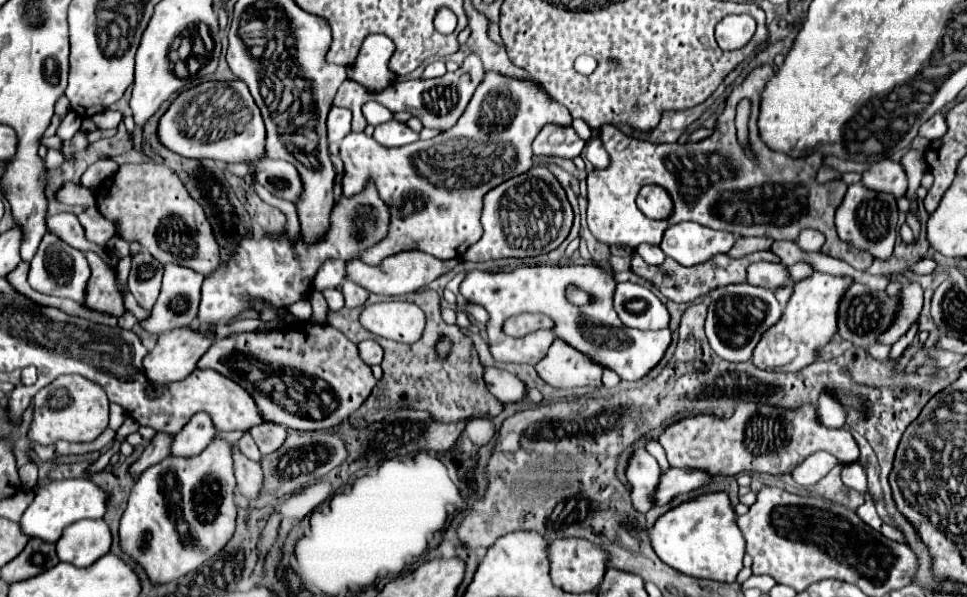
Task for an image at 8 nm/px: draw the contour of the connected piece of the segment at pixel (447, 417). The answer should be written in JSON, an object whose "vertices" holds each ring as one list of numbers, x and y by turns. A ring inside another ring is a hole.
{"vertices":[[431,289,425,291,415,291,411,295,404,295,400,300,415,303,425,311,427,323,421,339,417,343,405,345,397,341,387,341,377,335,369,335,375,339,383,349,385,349,385,361,381,363,383,367,383,377,373,389,367,405,362,406,359,413,353,413,349,421,355,427,363,427,380,420,386,416,388,410,376,409,419,409,419,411,429,411,435,421,441,423,453,423,469,417,495,417,503,411,503,403,489,393,483,381,483,371,485,367,481,365,477,351,473,347,473,341,461,331,459,325,447,325,441,321,441,309,439,309,439,295],[445,335,451,337,453,349,447,359,437,359,435,355,435,343,437,339]]}

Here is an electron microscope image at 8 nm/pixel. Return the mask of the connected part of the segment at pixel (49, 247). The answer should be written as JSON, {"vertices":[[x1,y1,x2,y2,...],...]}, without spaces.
{"vertices":[[47,231,47,235,43,237,37,255,31,261,31,269,29,269,29,285,45,295,57,295,57,297,67,297,73,301,83,301,85,297,85,285,89,279,89,265,87,259,81,251,69,247,65,241,57,239,57,235,53,235,51,231]]}

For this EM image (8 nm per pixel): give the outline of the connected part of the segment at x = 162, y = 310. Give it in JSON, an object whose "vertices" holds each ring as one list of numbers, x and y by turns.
{"vertices":[[165,265,165,275,163,275,163,287,161,287,161,295,157,299,157,305,153,307,151,315,145,321,139,321,139,325,147,331,147,333,165,333,165,331,173,331,177,327,187,327,195,321,197,317,197,309,199,309,199,291,203,285,205,275,181,267,181,265]]}

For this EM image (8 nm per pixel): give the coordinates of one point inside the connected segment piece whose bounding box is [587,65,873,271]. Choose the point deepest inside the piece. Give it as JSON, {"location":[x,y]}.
{"location":[711,182]}

